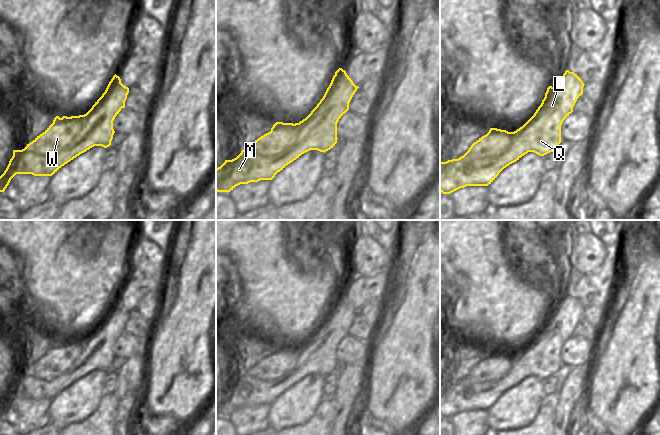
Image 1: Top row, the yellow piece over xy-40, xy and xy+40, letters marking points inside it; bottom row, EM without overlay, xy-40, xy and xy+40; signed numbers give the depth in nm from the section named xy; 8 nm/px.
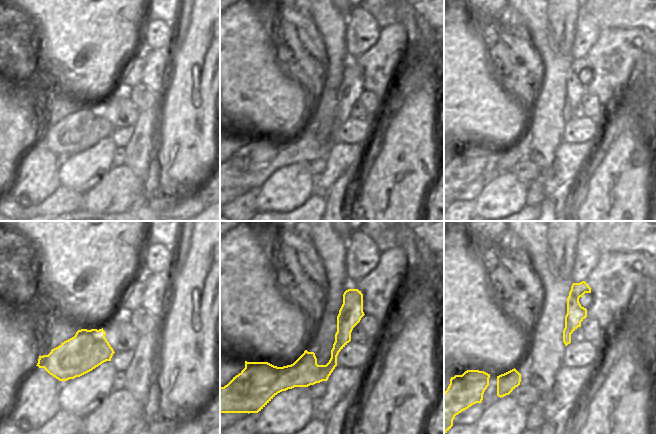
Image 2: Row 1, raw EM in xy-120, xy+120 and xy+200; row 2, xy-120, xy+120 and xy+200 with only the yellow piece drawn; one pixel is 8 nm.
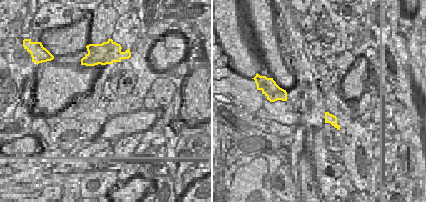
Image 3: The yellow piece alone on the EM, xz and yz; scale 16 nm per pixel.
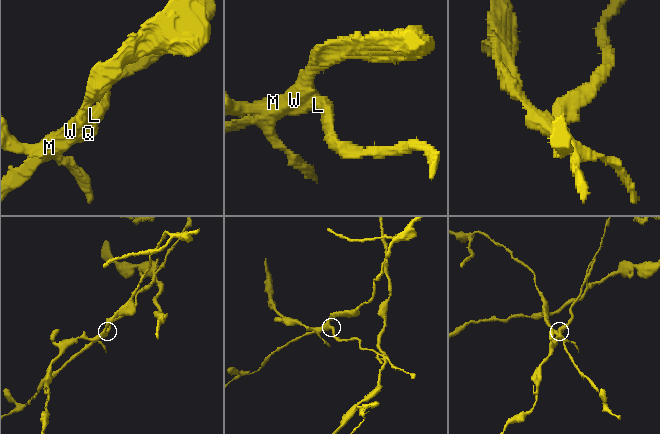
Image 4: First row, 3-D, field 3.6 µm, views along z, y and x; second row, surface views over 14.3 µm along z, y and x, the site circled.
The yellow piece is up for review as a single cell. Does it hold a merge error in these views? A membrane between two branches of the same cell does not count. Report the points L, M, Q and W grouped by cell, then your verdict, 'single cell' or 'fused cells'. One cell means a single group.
L M Q / W; fused cells

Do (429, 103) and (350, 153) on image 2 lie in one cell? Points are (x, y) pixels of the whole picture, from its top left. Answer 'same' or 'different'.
different

